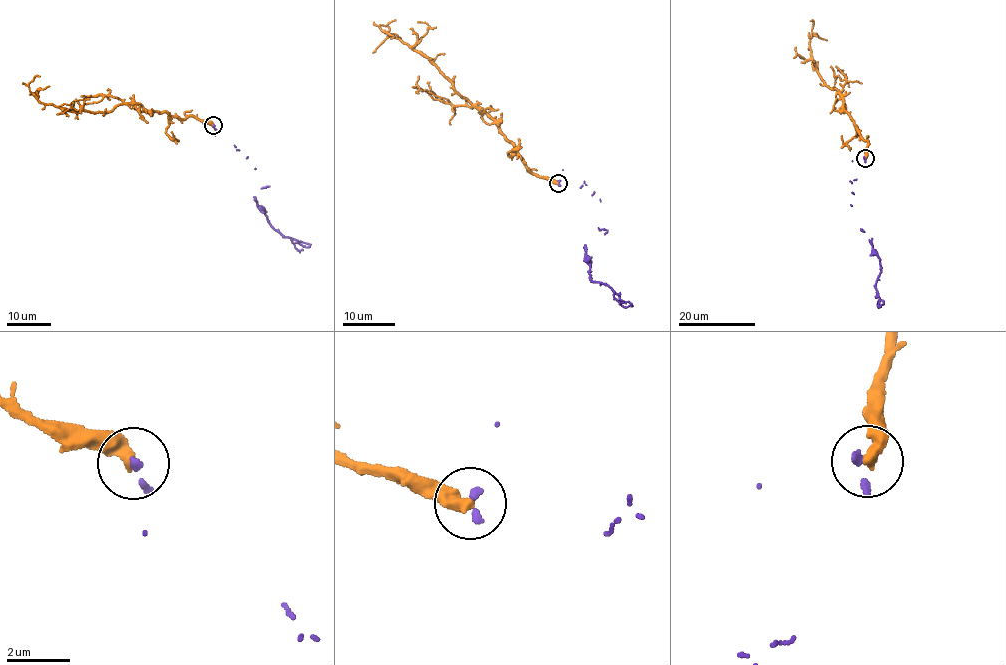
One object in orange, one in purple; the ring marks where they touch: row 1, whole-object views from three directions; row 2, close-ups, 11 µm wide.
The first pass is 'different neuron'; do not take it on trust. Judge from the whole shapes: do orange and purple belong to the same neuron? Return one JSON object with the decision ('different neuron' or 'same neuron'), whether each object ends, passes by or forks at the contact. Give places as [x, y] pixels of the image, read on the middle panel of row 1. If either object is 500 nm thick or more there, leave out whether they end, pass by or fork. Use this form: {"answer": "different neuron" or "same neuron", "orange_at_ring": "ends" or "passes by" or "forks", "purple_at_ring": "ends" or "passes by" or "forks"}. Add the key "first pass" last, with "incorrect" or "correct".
{"answer": "different neuron", "orange_at_ring": "ends", "purple_at_ring": "ends", "first pass": "correct"}

